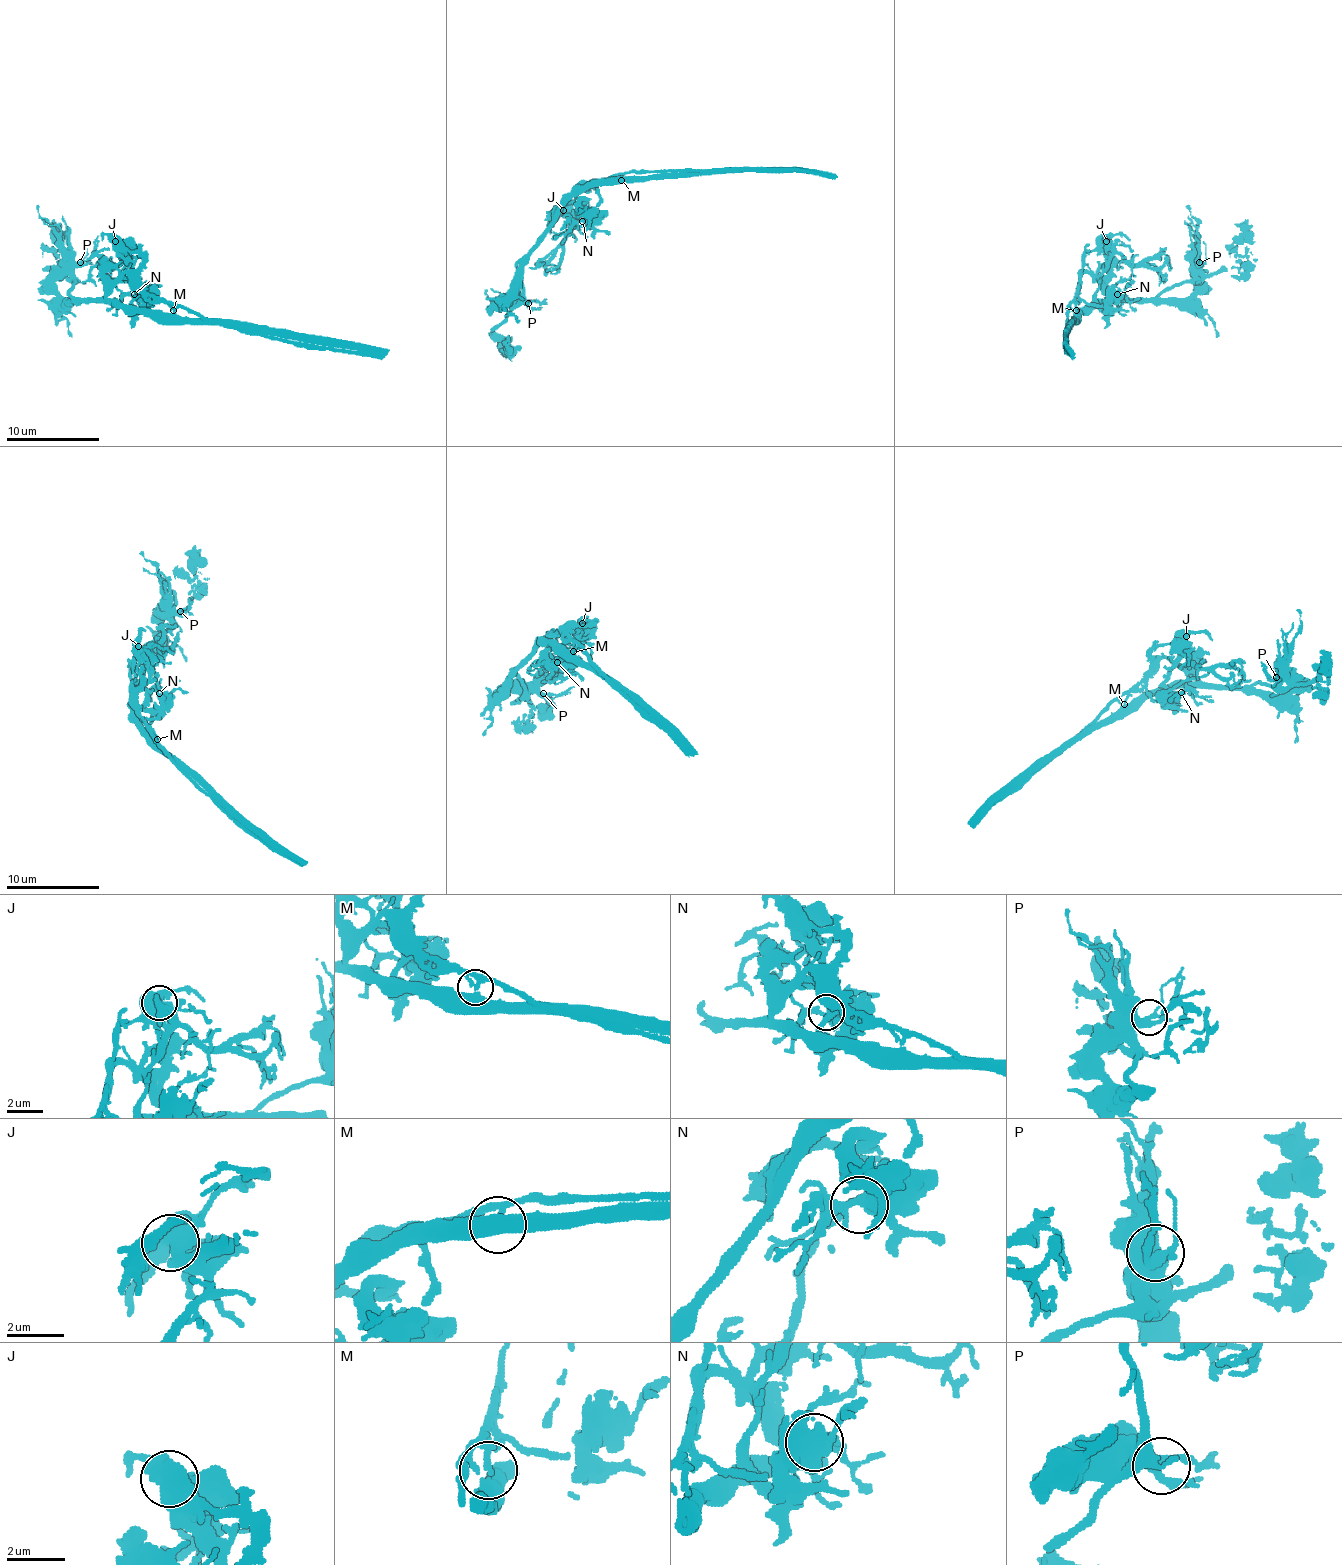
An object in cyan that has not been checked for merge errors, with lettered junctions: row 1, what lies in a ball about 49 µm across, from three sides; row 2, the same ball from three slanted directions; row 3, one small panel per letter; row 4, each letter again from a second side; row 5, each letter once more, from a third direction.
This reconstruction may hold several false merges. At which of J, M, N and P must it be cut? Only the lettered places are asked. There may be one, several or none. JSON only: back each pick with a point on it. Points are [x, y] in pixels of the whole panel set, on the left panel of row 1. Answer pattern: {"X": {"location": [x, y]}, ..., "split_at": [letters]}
{"M": {"location": [173, 310]}, "split_at": ["M"]}

